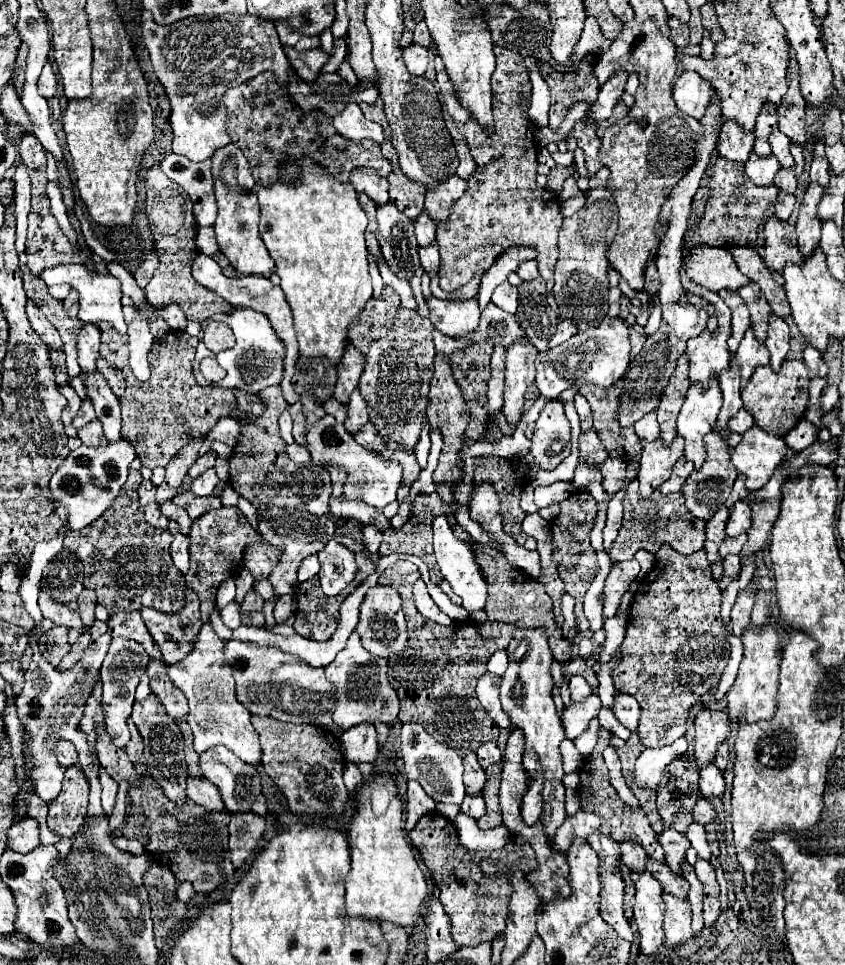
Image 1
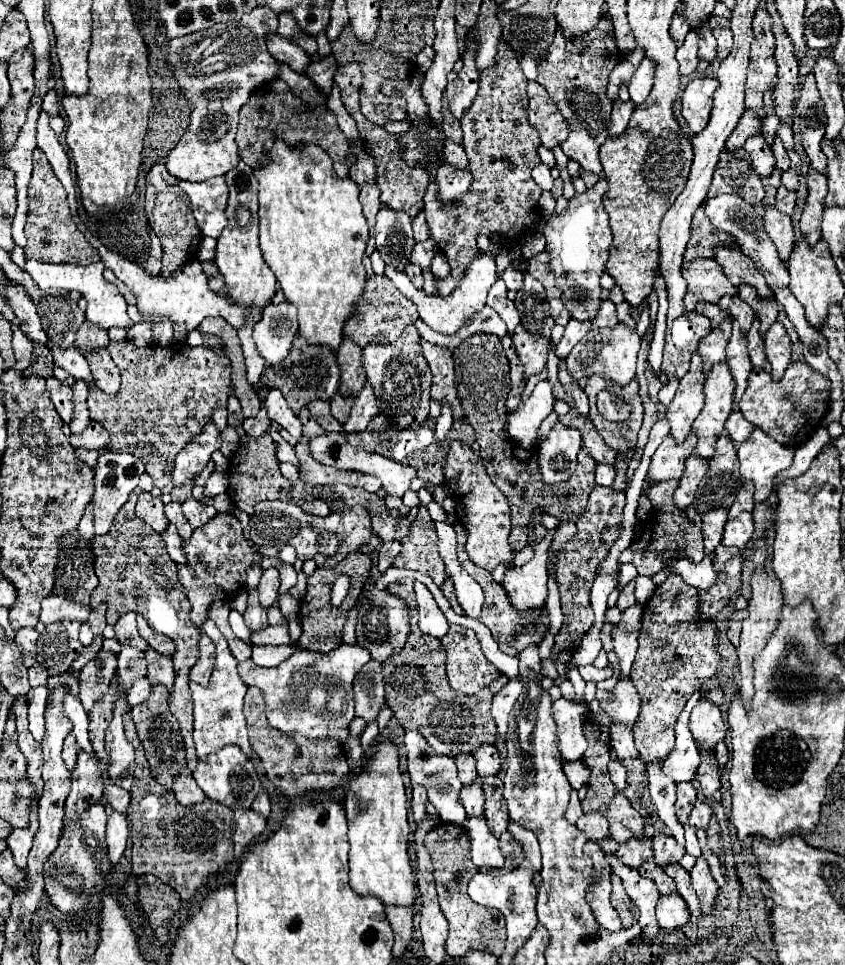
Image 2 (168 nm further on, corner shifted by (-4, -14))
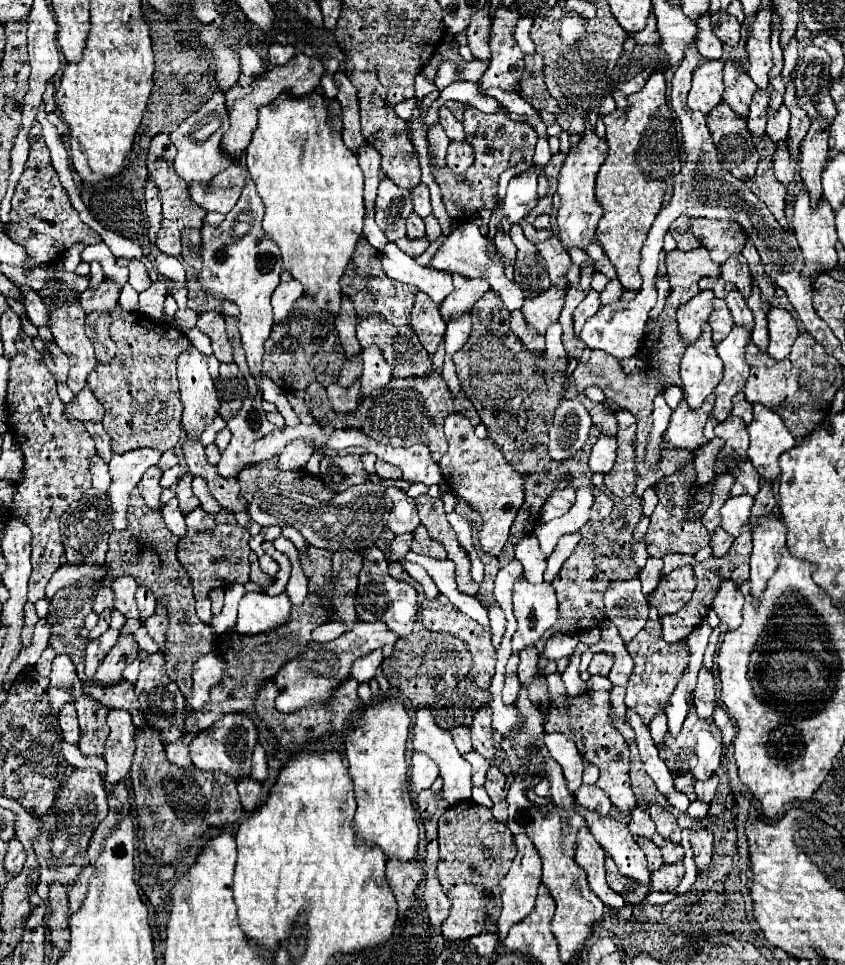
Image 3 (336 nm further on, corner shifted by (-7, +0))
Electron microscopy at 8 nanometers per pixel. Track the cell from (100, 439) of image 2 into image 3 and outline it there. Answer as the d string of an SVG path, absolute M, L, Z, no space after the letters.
M84 385L84 389L80 393L76 393L72 397L72 401L66 405L66 413L68 413L68 419L78 419L84 423L102 421L104 407L98 403L98 399L90 391L90 387Z

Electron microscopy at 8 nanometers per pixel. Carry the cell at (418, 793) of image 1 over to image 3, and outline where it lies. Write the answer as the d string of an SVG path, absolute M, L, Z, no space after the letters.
M414 753L412 755L412 787L414 791L430 789L434 779L438 777L438 769L434 761L426 753Z

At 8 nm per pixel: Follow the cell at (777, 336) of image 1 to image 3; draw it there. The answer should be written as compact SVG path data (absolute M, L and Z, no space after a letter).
M772 307L768 313L768 331L770 331L770 345L768 355L776 361L786 359L790 355L790 347L798 337L796 319L786 311Z

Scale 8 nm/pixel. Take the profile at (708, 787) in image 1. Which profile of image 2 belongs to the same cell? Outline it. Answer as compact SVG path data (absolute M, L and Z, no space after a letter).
M701 749L701 765L697 769L695 779L701 783L703 795L707 799L713 799L715 793L721 789L721 781L719 781L719 767L713 755L713 749Z

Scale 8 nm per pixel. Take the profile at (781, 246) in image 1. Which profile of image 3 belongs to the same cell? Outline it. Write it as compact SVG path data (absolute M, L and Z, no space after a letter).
M760 159L756 175L746 181L746 187L768 205L774 217L784 217L784 197L786 187L776 179L772 169L772 159Z

